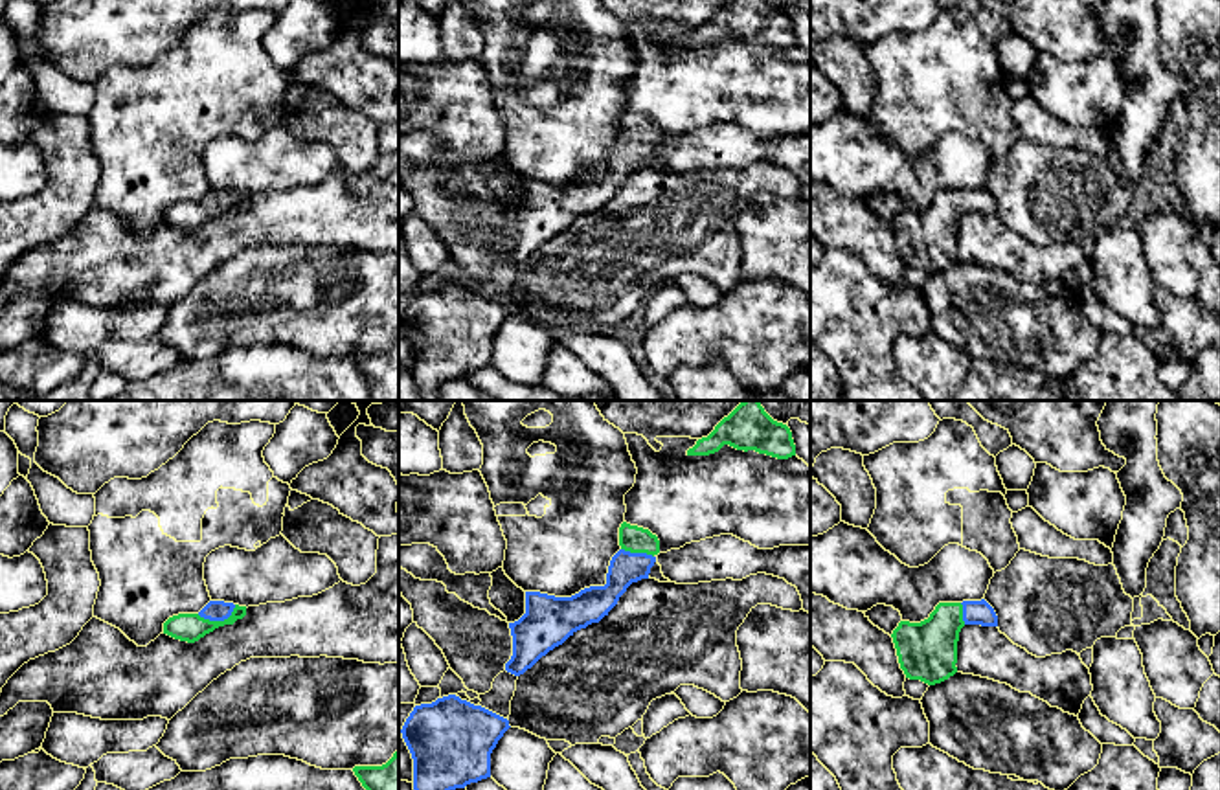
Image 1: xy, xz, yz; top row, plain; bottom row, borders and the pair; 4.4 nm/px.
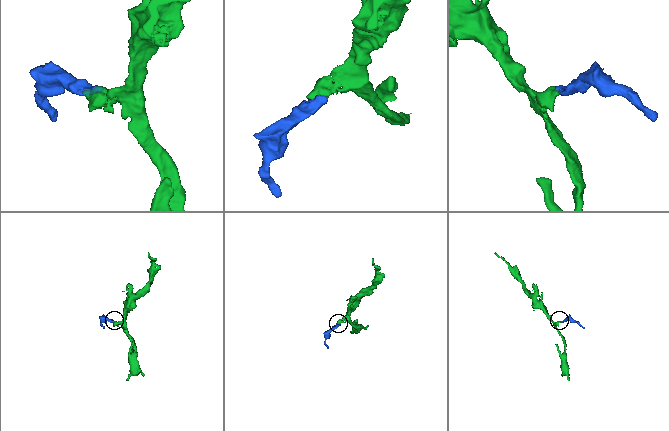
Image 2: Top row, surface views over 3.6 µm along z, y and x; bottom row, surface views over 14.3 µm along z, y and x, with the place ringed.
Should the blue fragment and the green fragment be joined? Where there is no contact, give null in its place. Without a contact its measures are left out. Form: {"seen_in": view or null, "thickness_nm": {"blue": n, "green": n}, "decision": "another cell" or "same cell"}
{"seen_in": "xy", "thickness_nm": {"blue": 100, "green": 130}, "decision": "same cell"}

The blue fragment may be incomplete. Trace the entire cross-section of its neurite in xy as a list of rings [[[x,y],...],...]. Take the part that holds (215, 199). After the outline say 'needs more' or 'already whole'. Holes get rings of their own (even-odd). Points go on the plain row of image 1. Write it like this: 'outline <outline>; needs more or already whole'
outline [[[209,189],[198,202],[178,202],[164,211],[164,222],[195,231],[219,215],[233,213],[246,204],[246,195]]]; needs more

